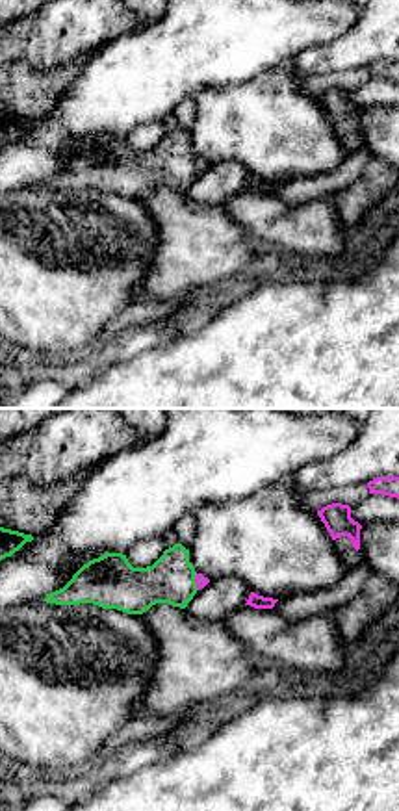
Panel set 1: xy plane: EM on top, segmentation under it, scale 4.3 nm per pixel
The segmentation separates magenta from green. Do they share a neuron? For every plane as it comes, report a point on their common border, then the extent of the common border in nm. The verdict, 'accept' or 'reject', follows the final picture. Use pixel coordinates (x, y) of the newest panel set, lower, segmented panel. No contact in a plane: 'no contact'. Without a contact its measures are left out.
contact (195, 581); length 70 nm

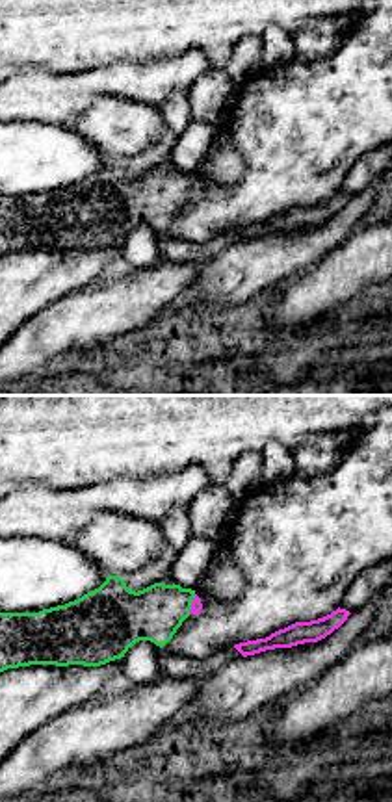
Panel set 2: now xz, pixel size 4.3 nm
contact (192, 604); length 90 nm

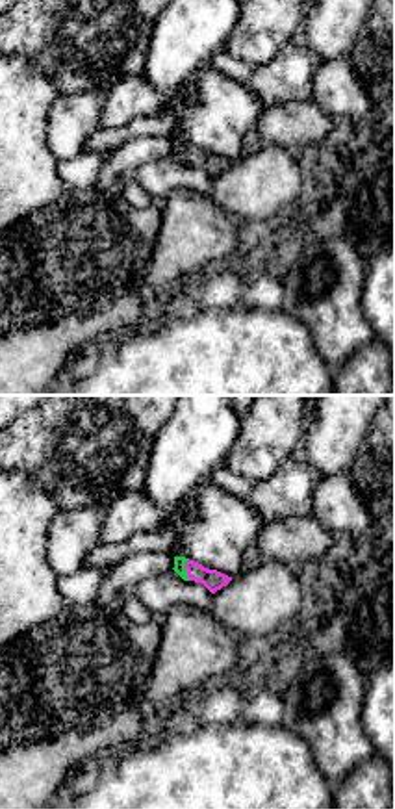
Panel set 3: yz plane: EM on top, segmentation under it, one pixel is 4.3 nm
contact (186, 568); length 100 nm

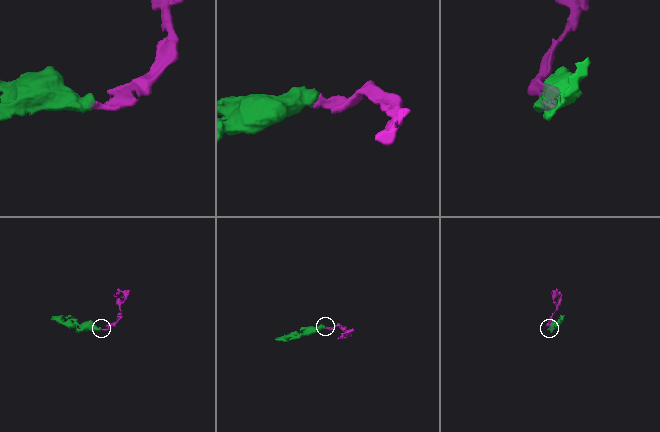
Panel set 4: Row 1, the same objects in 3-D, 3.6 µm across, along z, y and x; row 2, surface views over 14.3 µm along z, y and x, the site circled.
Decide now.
accept

